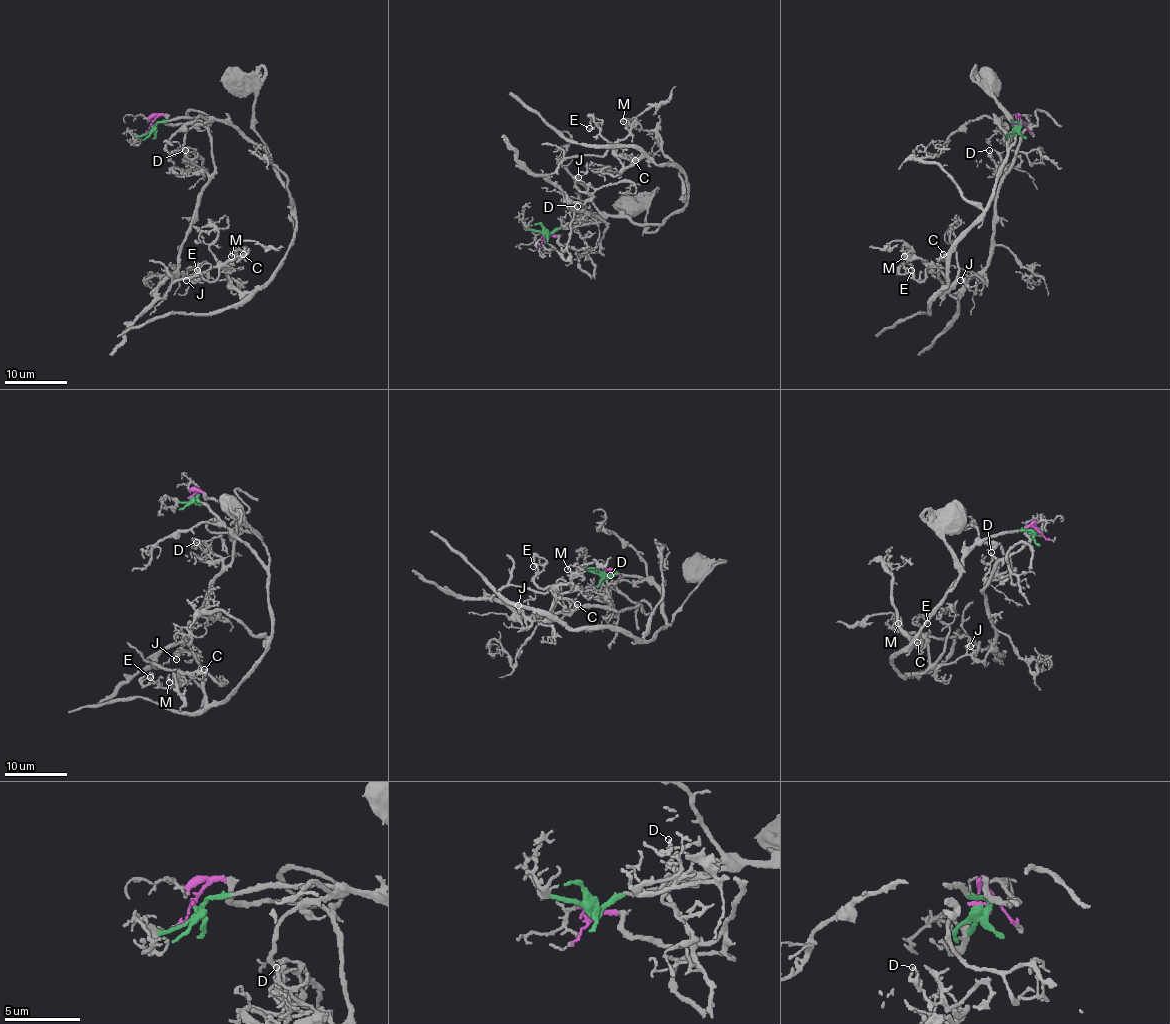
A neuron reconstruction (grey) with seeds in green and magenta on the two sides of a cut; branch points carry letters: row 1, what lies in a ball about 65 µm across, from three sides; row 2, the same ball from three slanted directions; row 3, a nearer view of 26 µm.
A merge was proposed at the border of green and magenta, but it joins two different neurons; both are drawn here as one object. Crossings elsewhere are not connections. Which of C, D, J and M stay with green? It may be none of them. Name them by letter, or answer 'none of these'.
C

